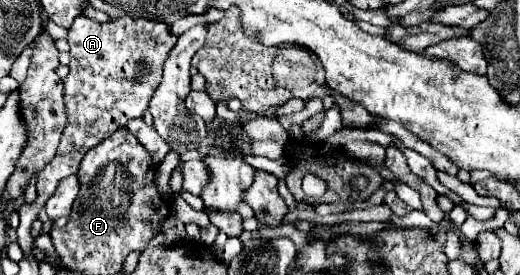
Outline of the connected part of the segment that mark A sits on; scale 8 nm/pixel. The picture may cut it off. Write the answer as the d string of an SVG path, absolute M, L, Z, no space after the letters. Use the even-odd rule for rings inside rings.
M80 16L68 30L68 44L72 58L70 74L62 80L66 84L64 102L66 102L68 124L62 132L56 156L40 172L36 184L38 188L36 200L32 204L22 204L18 210L20 226L16 228L16 232L18 232L18 244L26 258L34 258L34 236L30 232L32 224L34 220L38 220L38 212L46 204L48 196L54 194L60 180L76 174L86 150L98 146L104 138L124 128L130 118L140 118L146 112L150 98L156 92L156 86L160 84L164 60L168 58L172 46L176 44L176 36L170 34L168 24L146 18L134 20L130 16L122 16L106 24L100 24L88 16ZM140 66L148 68L148 76L138 76ZM82 84L88 84L88 90L84 90Z

